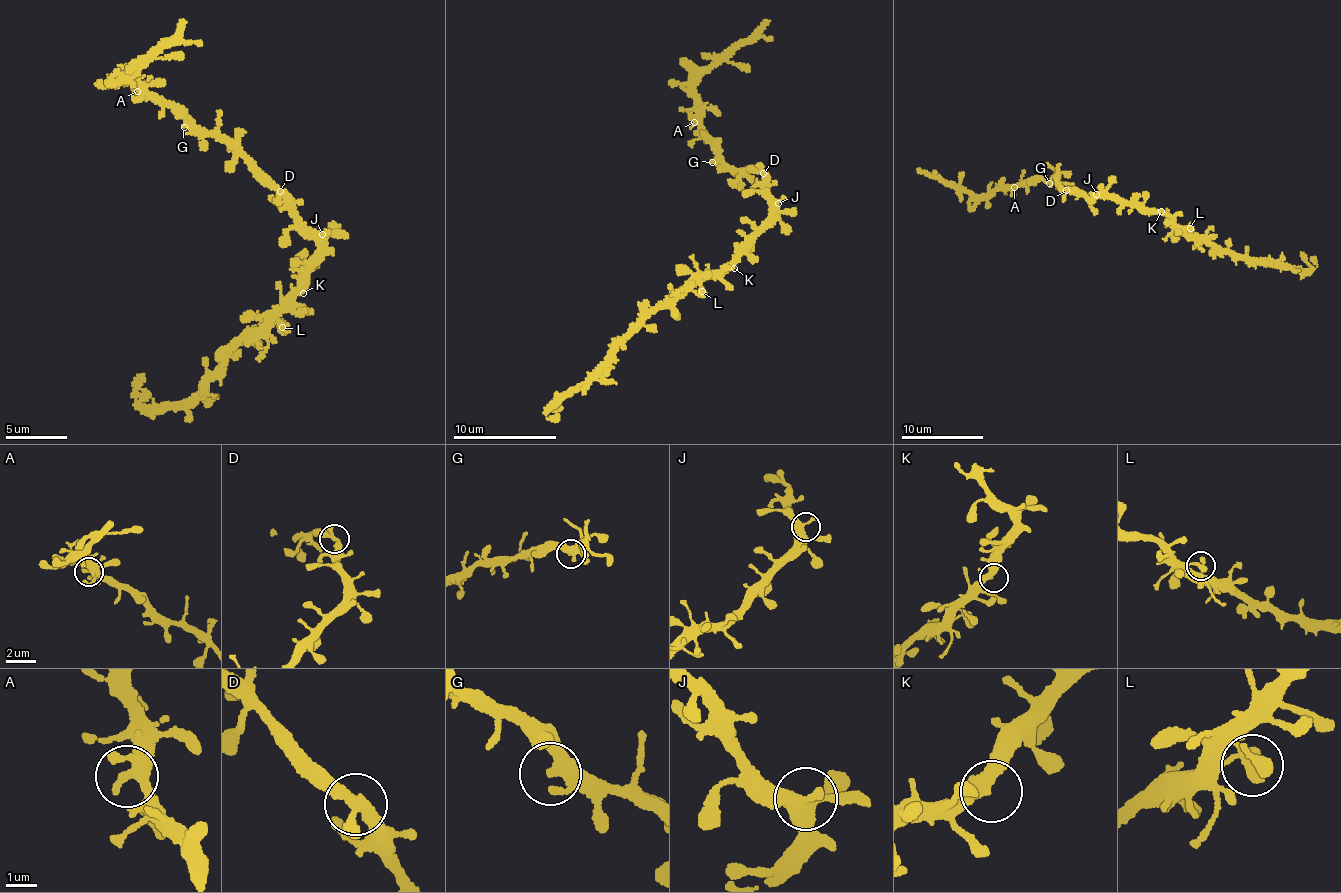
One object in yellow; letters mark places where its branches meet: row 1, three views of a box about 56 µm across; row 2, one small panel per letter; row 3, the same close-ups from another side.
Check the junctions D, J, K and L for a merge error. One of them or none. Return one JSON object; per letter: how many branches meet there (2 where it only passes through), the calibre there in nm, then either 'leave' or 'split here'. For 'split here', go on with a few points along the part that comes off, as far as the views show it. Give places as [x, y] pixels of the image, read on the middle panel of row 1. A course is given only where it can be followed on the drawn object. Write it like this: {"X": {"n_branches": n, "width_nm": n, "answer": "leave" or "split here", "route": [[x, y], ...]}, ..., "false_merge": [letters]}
{"D": {"n_branches": 3, "width_nm": 300, "answer": "leave"}, "J": {"n_branches": 3, "width_nm": 400, "answer": "leave"}, "K": {"n_branches": 2, "width_nm": 360, "answer": "leave"}, "L": {"n_branches": 2, "width_nm": 320, "answer": "leave"}, "false_merge": []}

